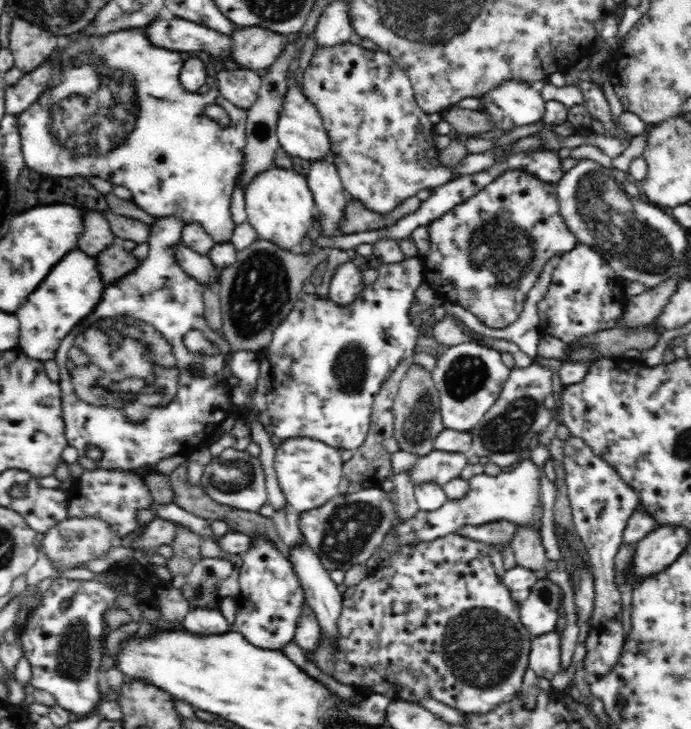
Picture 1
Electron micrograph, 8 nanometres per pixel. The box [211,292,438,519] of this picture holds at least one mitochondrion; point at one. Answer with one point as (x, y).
(350, 367)

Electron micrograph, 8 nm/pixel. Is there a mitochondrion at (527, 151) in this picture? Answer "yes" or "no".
no

